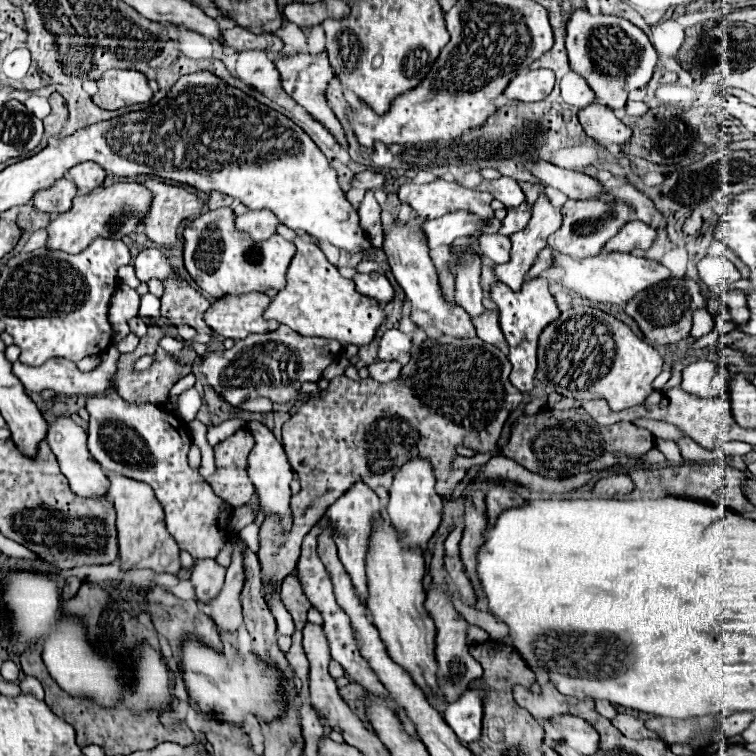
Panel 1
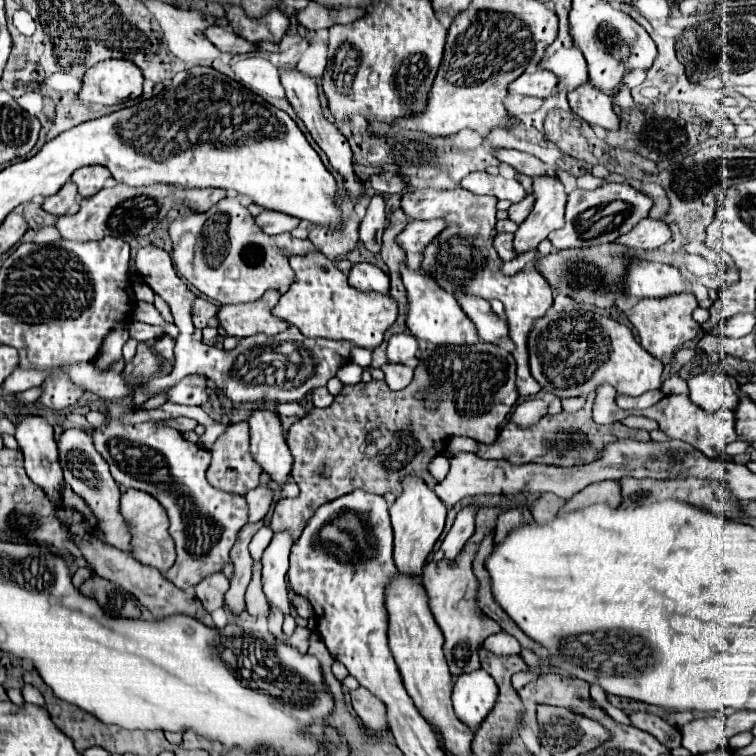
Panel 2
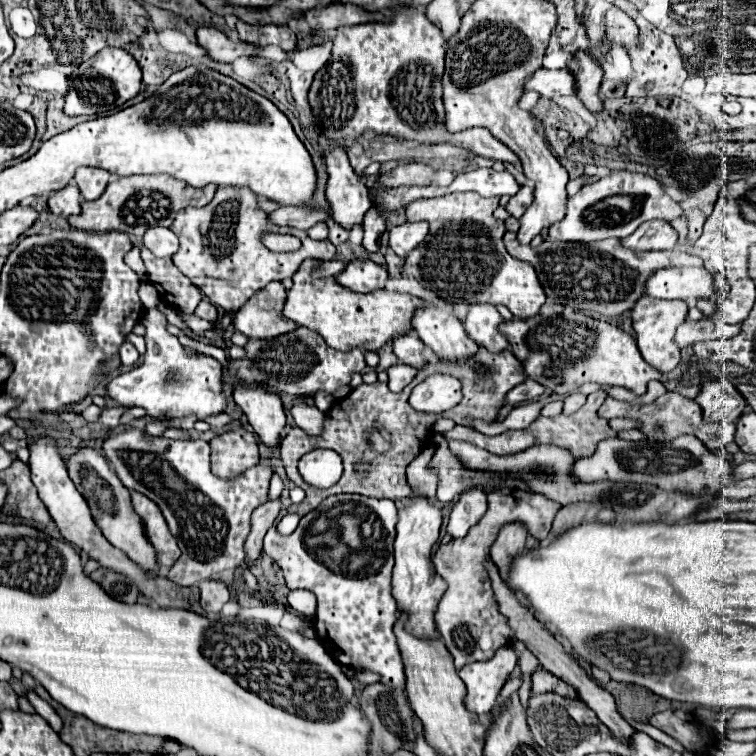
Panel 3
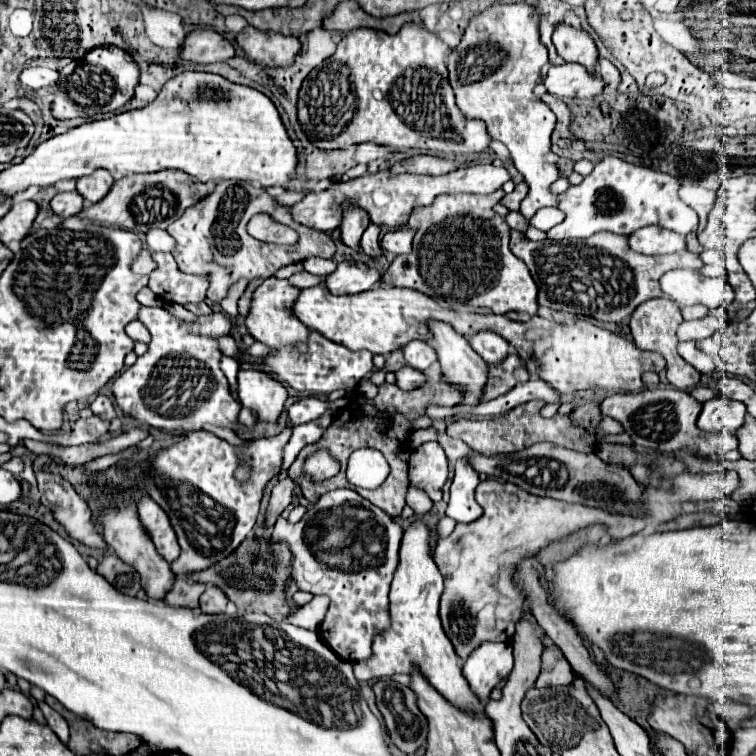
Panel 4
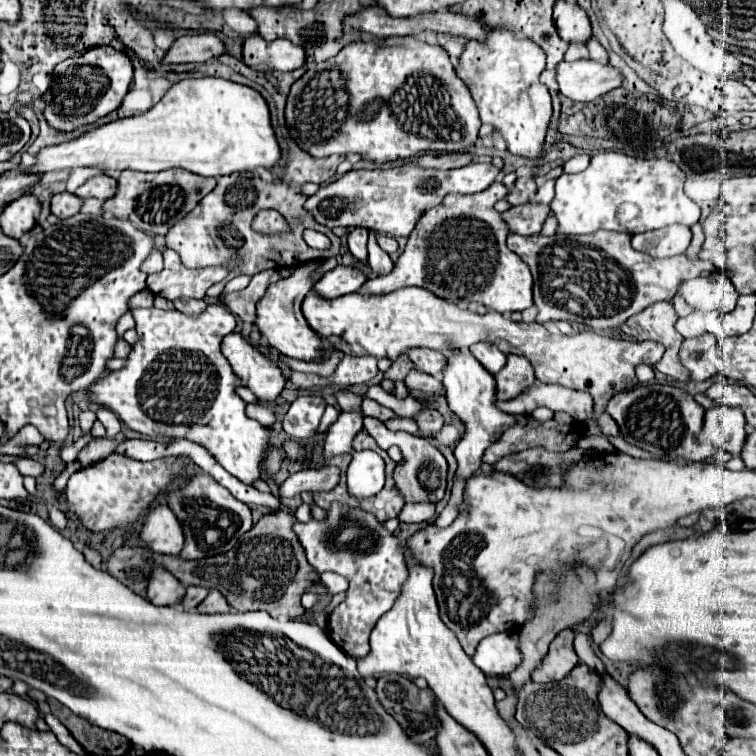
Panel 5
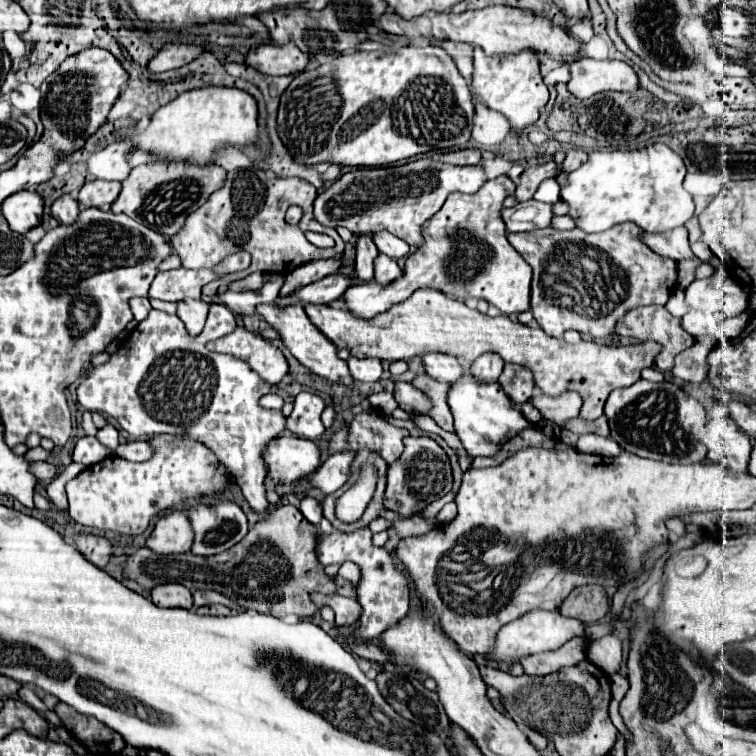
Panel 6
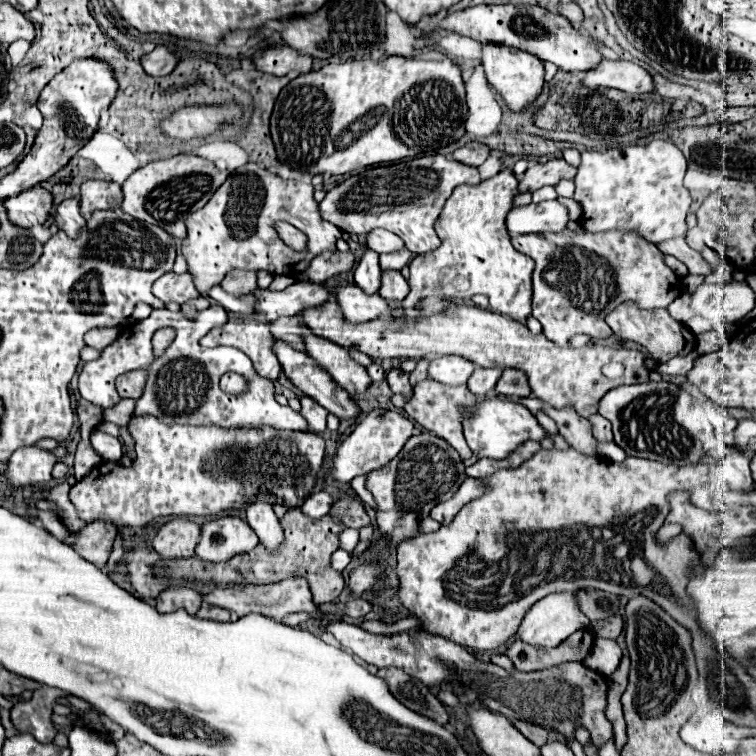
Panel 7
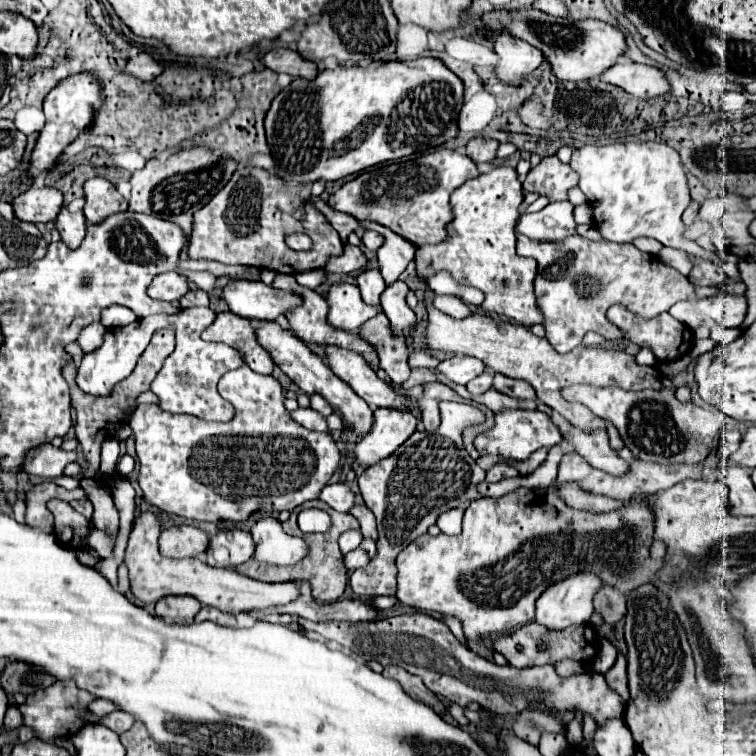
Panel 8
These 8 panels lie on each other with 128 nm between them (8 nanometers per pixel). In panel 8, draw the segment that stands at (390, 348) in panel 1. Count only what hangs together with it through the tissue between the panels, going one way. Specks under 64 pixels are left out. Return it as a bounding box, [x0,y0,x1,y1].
[436,356,486,386]

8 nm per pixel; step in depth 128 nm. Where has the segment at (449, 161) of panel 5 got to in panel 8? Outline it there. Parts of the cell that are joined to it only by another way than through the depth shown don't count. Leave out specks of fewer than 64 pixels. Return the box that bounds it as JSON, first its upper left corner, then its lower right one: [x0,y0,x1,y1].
[464,138,498,164]

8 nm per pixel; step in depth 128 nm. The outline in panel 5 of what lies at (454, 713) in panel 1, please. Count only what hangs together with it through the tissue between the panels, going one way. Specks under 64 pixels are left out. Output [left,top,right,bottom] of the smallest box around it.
[472,632,522,678]

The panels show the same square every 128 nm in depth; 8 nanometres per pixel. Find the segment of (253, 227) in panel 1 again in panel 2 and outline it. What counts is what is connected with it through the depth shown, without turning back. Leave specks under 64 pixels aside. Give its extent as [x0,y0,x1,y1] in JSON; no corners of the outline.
[254,210,300,236]

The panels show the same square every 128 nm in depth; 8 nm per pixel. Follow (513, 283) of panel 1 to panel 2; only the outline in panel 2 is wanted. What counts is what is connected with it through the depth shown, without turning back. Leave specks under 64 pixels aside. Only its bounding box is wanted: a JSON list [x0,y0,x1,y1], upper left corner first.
[514,178,566,254]

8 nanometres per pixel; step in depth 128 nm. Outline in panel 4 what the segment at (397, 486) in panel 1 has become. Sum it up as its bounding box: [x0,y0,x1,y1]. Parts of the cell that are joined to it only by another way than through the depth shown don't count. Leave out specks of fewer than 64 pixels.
[352,520,484,714]

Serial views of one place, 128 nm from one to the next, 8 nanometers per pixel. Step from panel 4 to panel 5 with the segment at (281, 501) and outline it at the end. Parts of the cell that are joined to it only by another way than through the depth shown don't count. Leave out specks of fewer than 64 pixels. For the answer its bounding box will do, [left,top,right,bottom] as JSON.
[278,466,340,500]

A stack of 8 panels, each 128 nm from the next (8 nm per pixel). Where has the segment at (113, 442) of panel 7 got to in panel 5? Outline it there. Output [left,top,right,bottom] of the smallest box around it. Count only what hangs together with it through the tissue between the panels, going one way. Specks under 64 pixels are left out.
[96,408,120,440]

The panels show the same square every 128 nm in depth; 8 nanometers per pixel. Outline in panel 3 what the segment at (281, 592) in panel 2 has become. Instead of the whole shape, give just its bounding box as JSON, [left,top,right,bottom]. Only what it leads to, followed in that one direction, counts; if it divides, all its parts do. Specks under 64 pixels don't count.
[276,514,300,536]

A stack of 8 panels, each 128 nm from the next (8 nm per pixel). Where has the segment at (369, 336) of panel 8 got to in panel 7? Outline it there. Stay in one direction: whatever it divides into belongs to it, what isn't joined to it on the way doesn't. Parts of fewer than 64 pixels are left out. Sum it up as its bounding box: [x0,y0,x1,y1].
[386,368,412,400]

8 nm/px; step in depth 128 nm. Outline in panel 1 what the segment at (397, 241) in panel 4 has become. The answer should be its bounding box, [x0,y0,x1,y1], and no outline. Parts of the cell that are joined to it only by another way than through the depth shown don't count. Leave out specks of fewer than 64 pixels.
[422,210,500,248]

